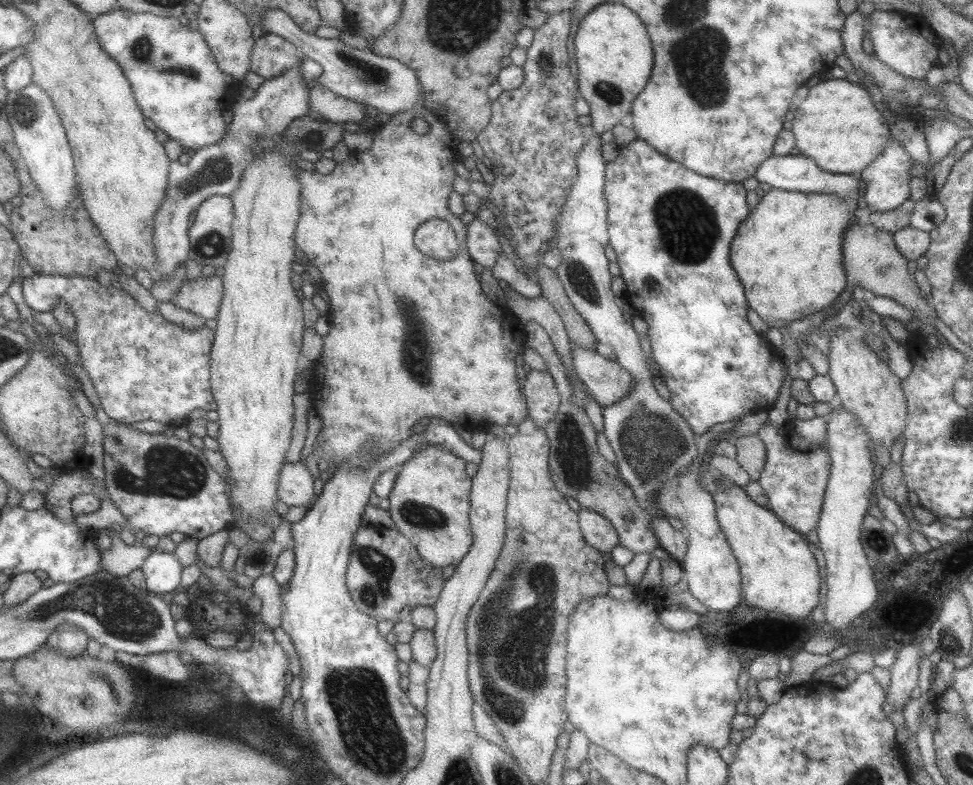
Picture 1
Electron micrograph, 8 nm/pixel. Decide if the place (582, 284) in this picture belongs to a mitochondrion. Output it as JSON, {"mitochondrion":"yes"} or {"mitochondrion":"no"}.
{"mitochondrion":"yes"}

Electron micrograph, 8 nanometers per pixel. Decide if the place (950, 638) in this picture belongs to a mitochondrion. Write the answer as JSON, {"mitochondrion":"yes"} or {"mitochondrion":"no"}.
{"mitochondrion":"yes"}

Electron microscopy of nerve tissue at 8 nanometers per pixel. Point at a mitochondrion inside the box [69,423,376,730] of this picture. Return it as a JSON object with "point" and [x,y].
{"point":[167,470]}

